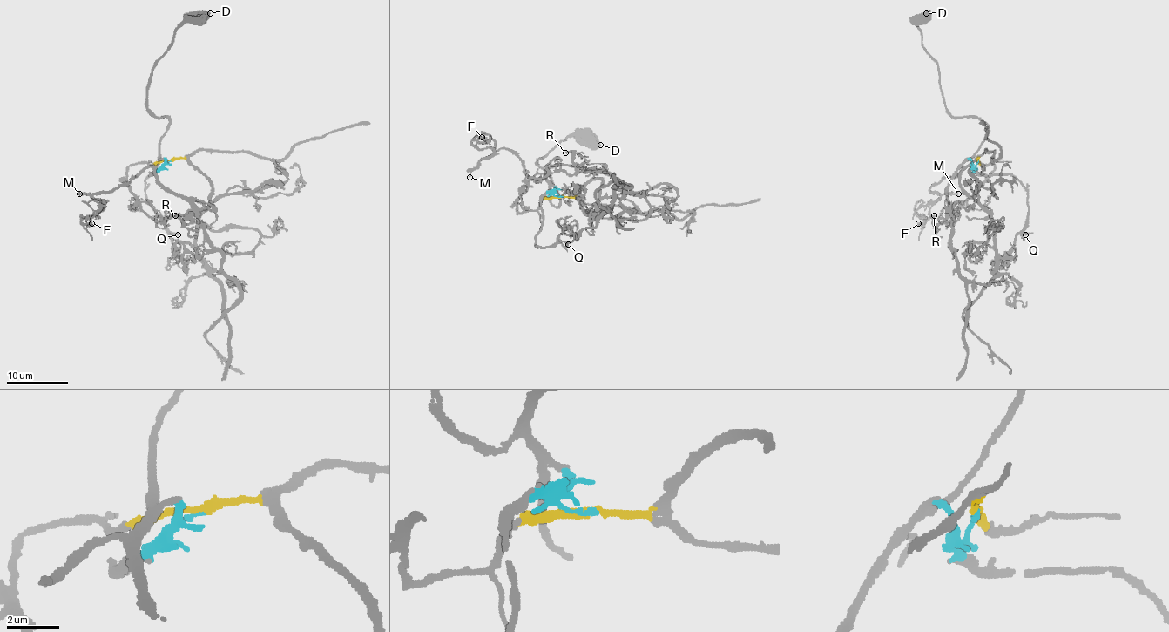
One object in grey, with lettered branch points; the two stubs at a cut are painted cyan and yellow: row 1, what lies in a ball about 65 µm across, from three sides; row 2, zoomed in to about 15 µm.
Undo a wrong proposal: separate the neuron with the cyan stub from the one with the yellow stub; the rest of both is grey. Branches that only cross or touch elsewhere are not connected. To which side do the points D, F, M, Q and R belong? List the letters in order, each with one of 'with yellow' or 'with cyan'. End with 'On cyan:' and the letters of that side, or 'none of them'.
D: with cyan
F: with cyan
M: with cyan
Q: with cyan
R: with cyan
On cyan: D, F, M, Q, R

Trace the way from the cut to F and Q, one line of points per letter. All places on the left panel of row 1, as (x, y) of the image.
F: (169, 161), (164, 165), (163, 159), (119, 187), (93, 195), (103, 207), (84, 225), (92, 223)
Q: (169, 161), (145, 180), (147, 203), (159, 217), (164, 227), (178, 235)

